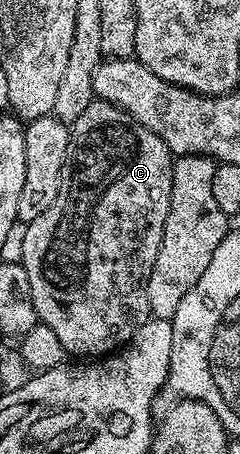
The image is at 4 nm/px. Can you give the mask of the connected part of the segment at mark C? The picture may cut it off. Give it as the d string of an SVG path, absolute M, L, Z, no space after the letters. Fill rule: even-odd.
M95 98L93 103L76 117L70 127L70 144L64 161L64 169L60 177L60 193L56 193L56 201L36 217L36 221L26 224L24 233L24 253L22 264L28 273L28 285L32 289L32 305L38 314L38 321L48 325L56 337L60 337L60 345L74 357L105 357L121 348L133 339L136 329L152 318L146 292L146 278L150 276L152 265L156 261L156 253L160 249L160 241L164 237L164 221L168 217L168 205L172 197L172 169L175 156L170 154L168 145L156 133L144 129L126 111L116 105L105 103Z

